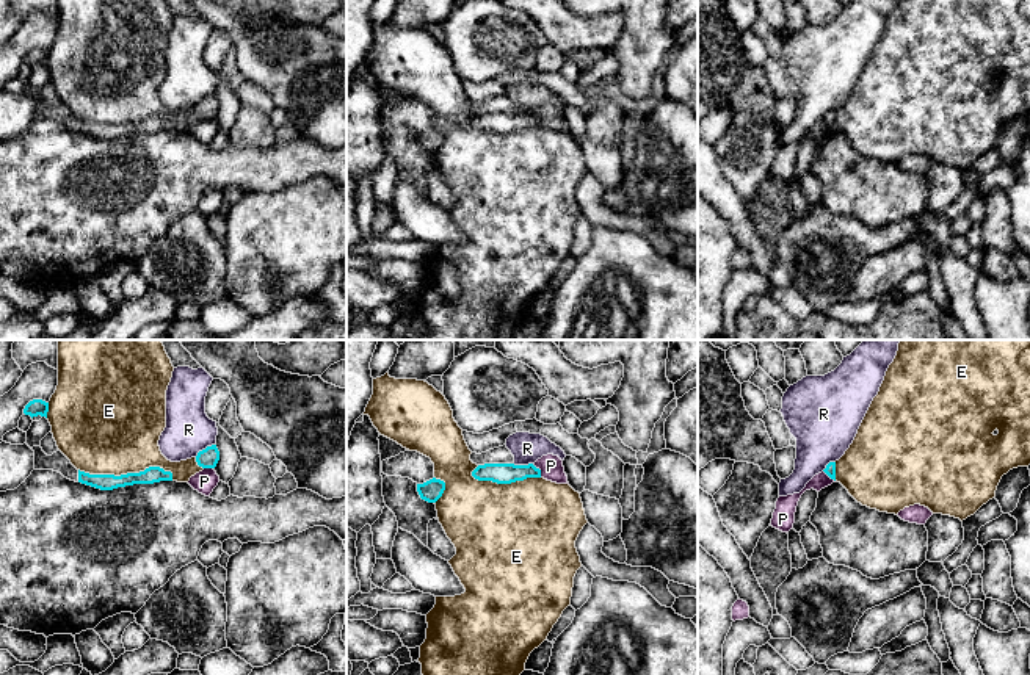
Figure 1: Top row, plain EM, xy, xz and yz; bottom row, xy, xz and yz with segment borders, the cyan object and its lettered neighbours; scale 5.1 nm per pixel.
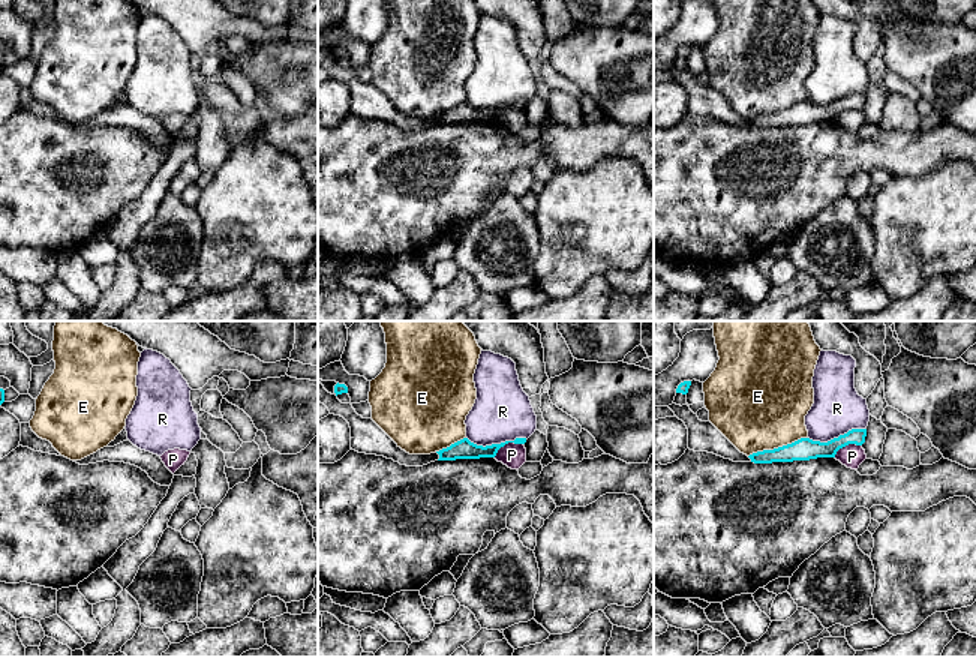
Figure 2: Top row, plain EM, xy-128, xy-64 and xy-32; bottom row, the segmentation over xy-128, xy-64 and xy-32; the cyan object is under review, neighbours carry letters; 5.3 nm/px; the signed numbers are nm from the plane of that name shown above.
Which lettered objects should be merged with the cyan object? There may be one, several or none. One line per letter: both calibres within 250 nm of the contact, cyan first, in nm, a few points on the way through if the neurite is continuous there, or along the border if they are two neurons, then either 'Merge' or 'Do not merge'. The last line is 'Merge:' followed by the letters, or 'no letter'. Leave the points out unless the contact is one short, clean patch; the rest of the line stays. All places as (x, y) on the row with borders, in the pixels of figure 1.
E: Thickness 90 nm (cyan) against 480 nm. Do not merge
P: Thickness 110 nm (cyan) against 120 nm. Do not merge
R: Thickness 100 nm (cyan) against 240 nm. Do not merge
Merge: no letter

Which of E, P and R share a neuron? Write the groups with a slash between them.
E / P / R

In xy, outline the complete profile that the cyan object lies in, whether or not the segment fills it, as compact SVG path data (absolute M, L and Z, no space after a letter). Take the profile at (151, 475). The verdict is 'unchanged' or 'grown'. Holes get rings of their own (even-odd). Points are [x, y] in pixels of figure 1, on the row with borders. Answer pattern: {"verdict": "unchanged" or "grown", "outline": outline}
{"verdict": "unchanged", "outline": "M149 467L140 473L127 473L121 476L89 475L78 470L78 482L100 489L100 490L113 490L118 487L133 485L133 484L154 484L160 481L172 481L172 473L165 471L160 467Z"}

